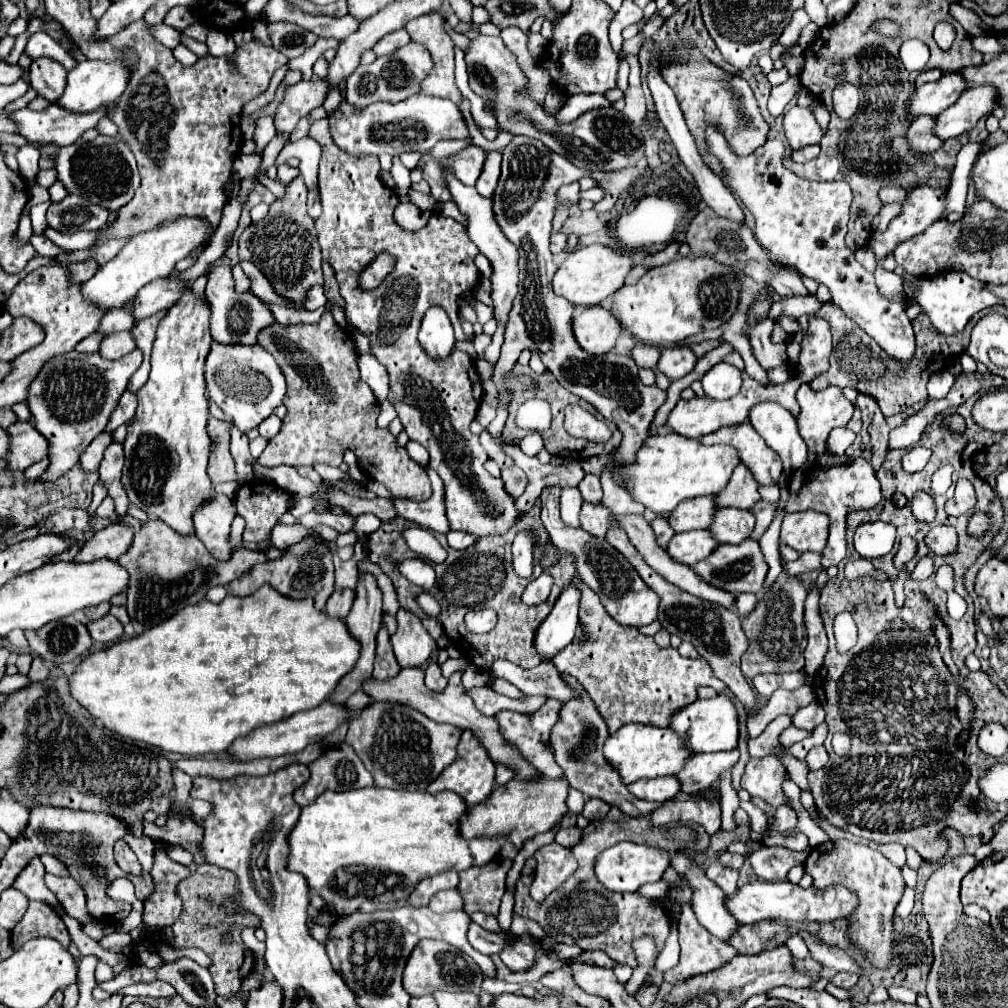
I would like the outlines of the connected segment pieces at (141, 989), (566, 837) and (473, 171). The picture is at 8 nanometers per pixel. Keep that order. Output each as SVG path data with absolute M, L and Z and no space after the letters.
M151 981L151 983L135 983L117 991L123 996L173 997L175 989L165 981Z
M577 826L562 829L555 835L555 841L563 846L574 846L578 843L578 839L581 838L582 830Z
M469 145L465 149L461 149L457 155L453 157L447 157L441 161L441 165L449 167L455 177L459 181L463 181L465 185L475 185L475 181L479 179L481 175L481 169L485 165L485 151L481 147L475 147L475 145Z

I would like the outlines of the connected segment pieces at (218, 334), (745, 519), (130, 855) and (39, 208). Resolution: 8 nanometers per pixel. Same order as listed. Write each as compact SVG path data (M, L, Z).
M213 265L205 295L211 303L211 337L221 345L255 345L259 329L265 329L267 325L275 323L273 313L259 297L255 297L251 291L235 291L232 269L227 265Z
M719 509L709 527L719 543L741 543L751 537L755 515L747 509Z
M123 839L117 841L117 847L115 847L115 859L117 859L117 863L119 863L119 867L121 867L123 871L137 873L137 875L141 873L141 863L137 861L135 853L131 851L131 847L129 847Z
M39 203L35 207L31 207L31 223L33 223L33 233L35 235L43 235L45 229L47 229L47 221L45 221L45 213L47 213L47 207L51 203Z

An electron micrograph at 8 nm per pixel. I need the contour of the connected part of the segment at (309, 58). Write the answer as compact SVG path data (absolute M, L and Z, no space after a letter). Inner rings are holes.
M319 37L317 39L317 43L307 51L307 53L303 53L301 57L297 57L297 59L293 59L293 61L289 61L289 71L295 71L295 69L299 69L299 71L303 71L303 77L305 79L311 79L311 67L313 67L313 63L327 51L327 49L337 49L341 45L341 41L339 39L327 39L327 37Z

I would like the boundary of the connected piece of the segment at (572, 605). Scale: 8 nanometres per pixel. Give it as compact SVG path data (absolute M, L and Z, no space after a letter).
M569 581L565 585L565 589L559 593L557 603L553 605L551 613L547 615L547 619L539 627L537 637L535 637L535 645L537 645L537 651L547 661L553 659L567 643L573 641L575 627L579 623L579 617L577 617L579 601L581 601L581 593L573 585L573 581Z

